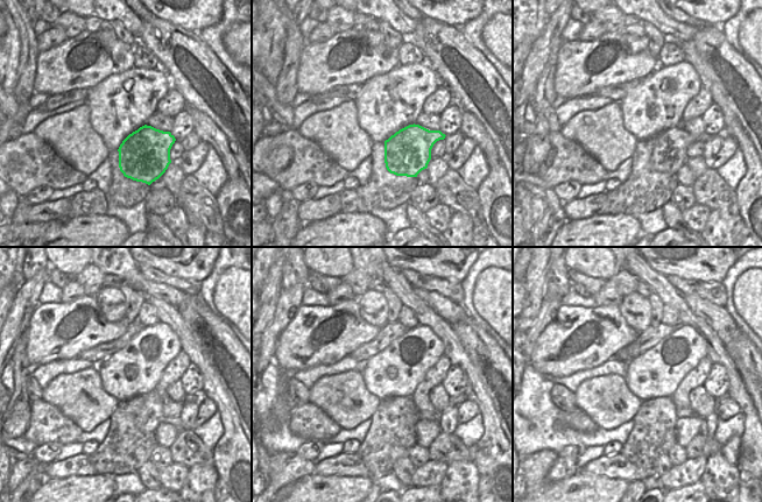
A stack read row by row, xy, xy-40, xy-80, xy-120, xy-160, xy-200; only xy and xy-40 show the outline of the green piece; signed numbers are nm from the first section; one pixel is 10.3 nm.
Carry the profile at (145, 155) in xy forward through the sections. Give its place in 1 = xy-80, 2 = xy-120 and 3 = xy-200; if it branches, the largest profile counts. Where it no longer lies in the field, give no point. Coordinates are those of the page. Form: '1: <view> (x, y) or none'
1: xy-80 (669, 155)
2: xy-120 (150, 415)
3: xy-200 (719, 400)

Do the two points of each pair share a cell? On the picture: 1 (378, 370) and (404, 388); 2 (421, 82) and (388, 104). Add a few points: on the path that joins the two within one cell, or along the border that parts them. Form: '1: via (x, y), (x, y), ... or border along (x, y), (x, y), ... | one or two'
1: via (385, 374), (390, 380), (397, 381) | one
2: via (413, 84), (396, 98) | one

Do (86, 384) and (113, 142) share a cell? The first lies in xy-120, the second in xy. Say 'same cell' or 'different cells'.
different cells

